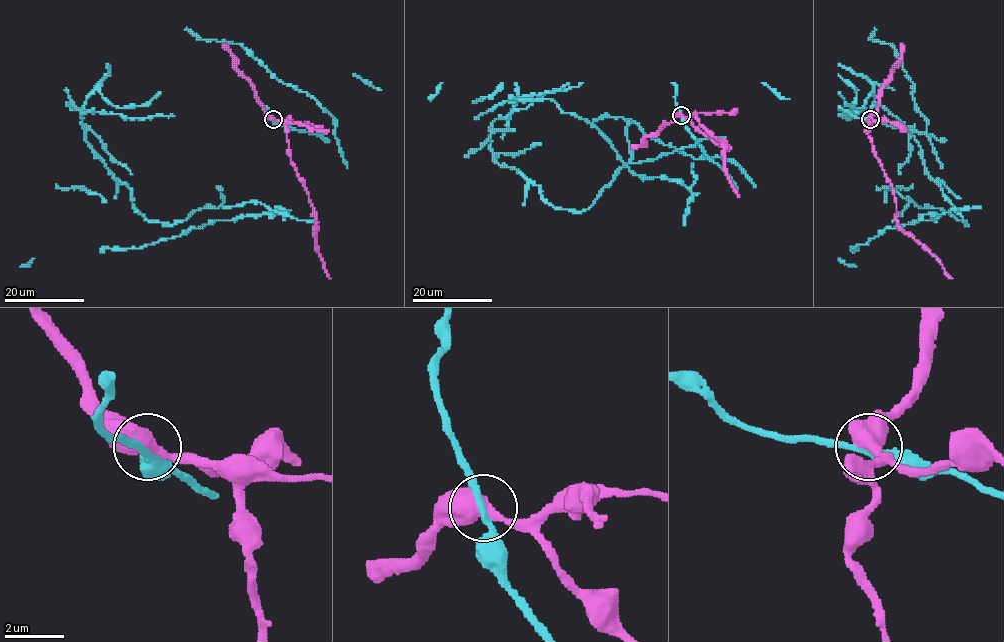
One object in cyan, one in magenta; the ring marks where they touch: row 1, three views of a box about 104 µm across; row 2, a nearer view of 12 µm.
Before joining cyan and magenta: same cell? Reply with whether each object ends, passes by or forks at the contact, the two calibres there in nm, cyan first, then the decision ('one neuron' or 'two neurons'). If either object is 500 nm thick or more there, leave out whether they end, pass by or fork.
calibres 220 and 550 nm; one neuron

